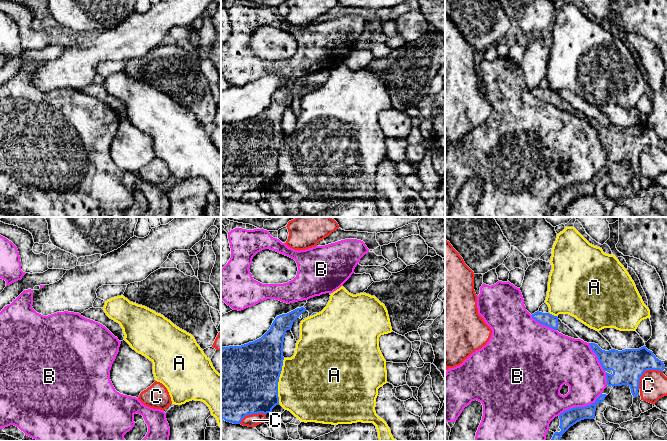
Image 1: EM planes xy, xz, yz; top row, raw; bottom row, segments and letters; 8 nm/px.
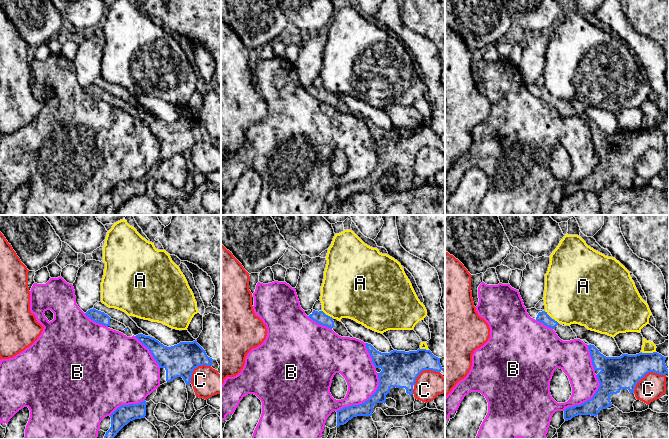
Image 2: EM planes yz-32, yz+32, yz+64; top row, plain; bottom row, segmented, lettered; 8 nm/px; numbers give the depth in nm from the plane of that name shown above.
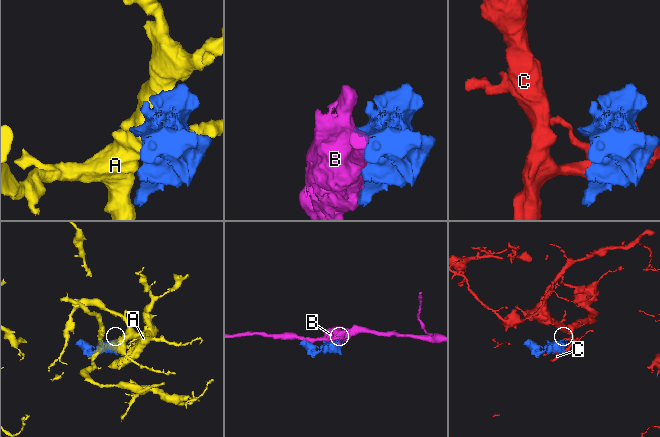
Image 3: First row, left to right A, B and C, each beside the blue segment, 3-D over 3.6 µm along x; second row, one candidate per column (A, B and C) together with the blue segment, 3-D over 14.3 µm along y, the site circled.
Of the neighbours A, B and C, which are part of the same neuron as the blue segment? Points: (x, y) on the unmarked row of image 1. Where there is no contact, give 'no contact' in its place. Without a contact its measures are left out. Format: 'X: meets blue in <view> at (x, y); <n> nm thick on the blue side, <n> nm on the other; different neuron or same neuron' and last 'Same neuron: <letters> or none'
A: meets blue in xz at (278, 156); 500 nm thick on the blue side, 500 nm on the other; different neuron
B: meets blue in yz at (580, 183); 140 nm thick on the blue side, 300 nm on the other; different neuron
C: meets blue in yz at (645, 146); 260 nm thick on the blue side, 220 nm on the other; different neuron
Same neuron: none

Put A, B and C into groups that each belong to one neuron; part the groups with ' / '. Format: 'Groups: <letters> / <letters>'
Groups: A / B / C

